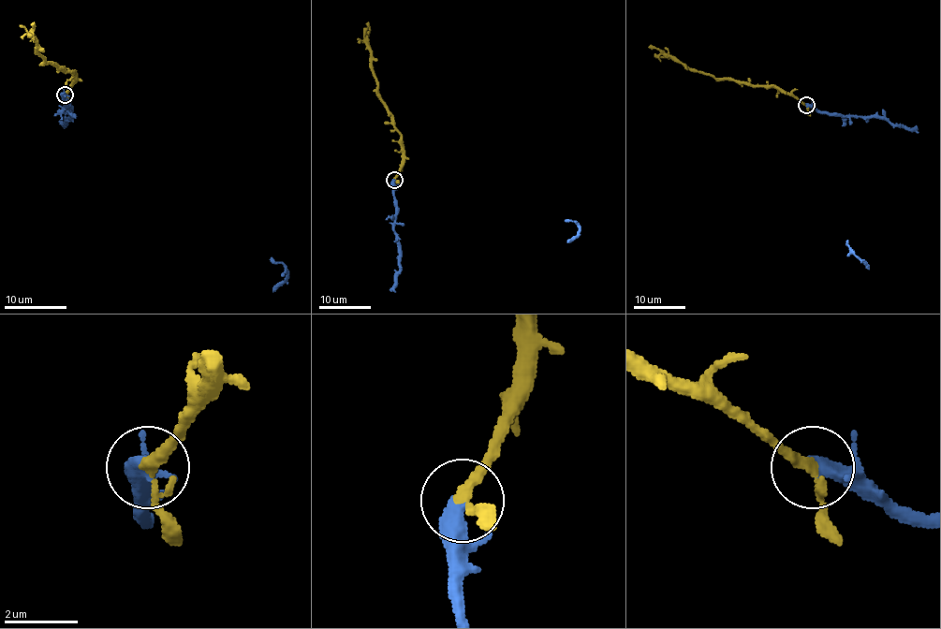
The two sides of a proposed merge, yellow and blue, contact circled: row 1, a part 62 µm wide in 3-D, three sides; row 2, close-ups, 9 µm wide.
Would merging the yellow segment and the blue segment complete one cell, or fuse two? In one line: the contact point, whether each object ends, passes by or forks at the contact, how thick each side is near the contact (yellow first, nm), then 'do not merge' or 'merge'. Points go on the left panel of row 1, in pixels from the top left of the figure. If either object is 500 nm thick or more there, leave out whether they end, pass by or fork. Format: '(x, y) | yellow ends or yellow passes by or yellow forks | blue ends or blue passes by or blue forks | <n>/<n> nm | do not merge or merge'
(65, 95) | yellow forks | blue passes by | 200/340 nm | merge

